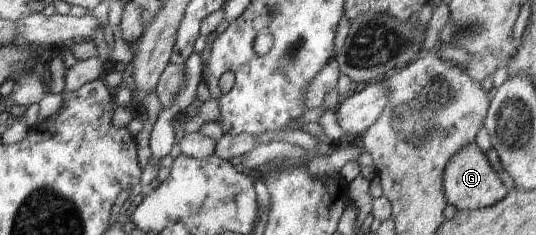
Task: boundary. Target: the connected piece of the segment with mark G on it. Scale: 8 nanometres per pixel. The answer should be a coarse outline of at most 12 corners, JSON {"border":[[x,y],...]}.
{"border":[[476,143],[444,171],[457,210],[494,206],[509,193]]}

